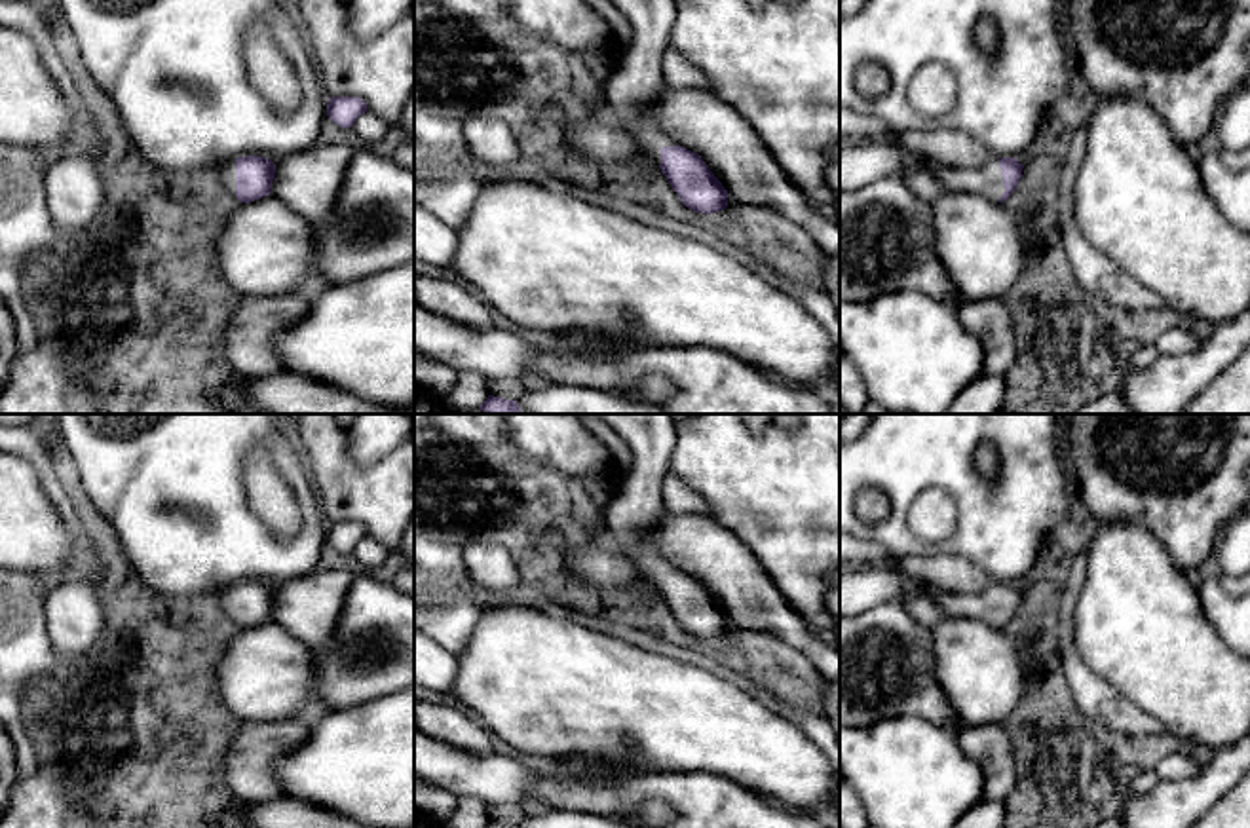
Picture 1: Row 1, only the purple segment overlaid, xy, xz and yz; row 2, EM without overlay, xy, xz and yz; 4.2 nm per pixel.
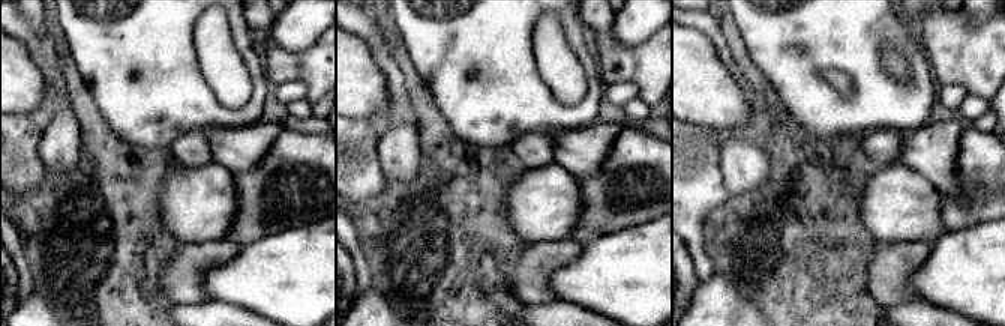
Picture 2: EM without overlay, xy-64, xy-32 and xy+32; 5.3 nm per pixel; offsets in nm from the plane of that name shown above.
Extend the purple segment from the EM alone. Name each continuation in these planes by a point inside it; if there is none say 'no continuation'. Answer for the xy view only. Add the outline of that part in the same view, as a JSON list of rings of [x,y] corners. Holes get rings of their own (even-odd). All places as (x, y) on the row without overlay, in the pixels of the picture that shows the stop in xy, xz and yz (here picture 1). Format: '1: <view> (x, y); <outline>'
1: xy (228, 593); [[[228,585],[220,591],[220,608],[236,621],[236,585]]]

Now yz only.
1: yz (859, 591); [[[889,564],[843,572],[840,574],[840,619],[866,612],[887,600],[906,602],[914,589],[921,589],[944,610],[946,617],[980,619],[999,629],[1005,617],[999,585],[997,581],[990,581],[982,593],[959,596],[938,591]]]

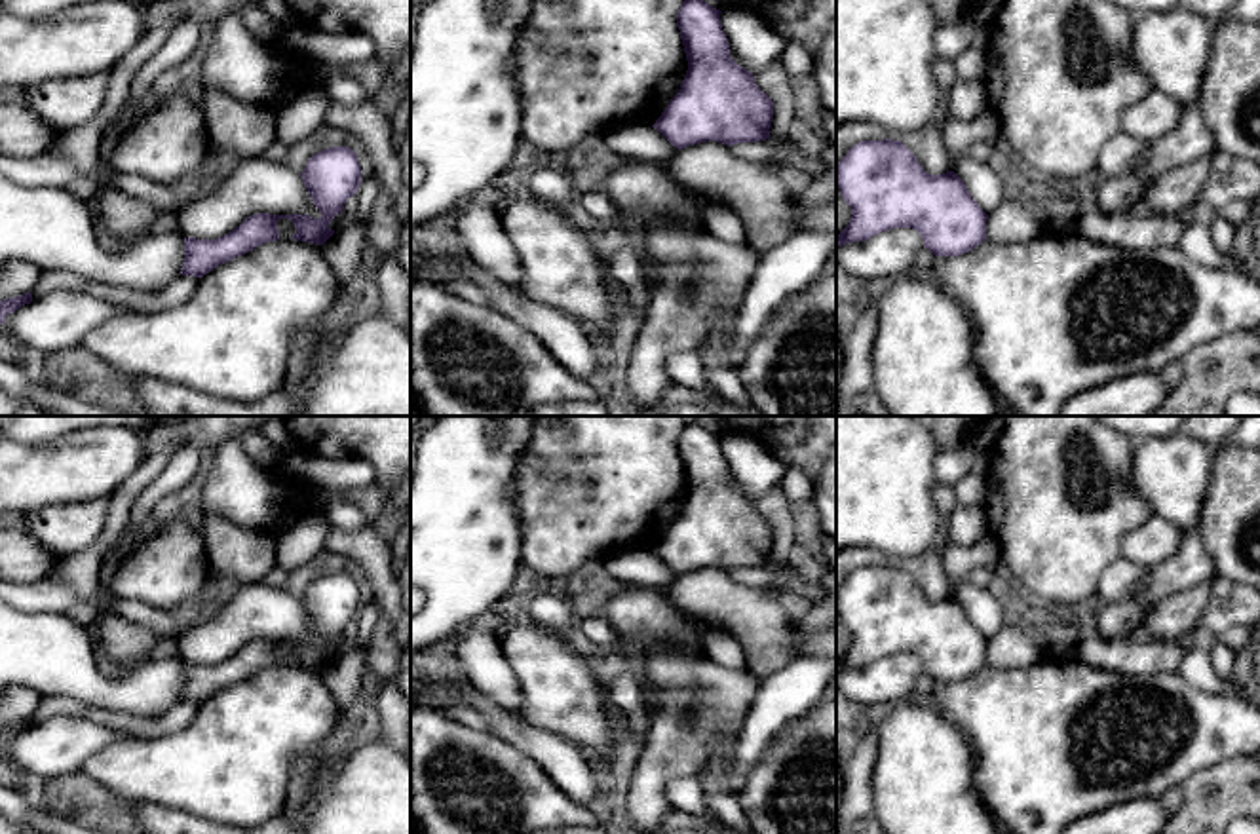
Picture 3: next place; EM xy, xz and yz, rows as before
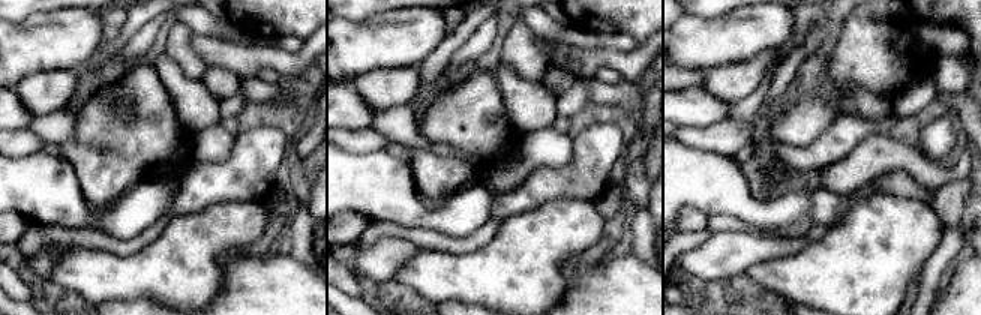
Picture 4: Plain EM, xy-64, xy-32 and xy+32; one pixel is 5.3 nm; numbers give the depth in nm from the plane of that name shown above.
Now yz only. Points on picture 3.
no continuation

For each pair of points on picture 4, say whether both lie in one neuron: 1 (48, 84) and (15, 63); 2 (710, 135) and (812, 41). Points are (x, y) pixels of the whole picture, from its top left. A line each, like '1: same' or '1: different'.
1: different
2: same

